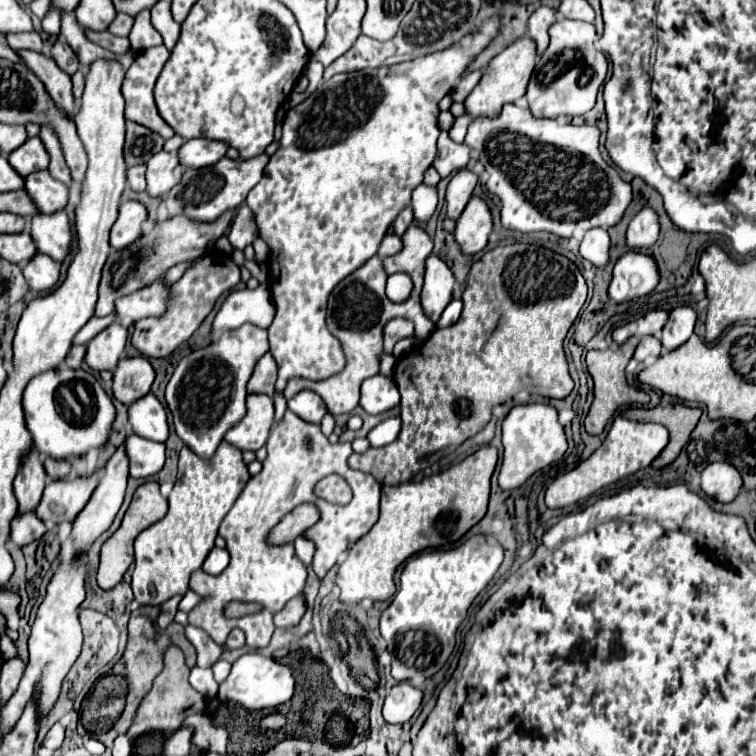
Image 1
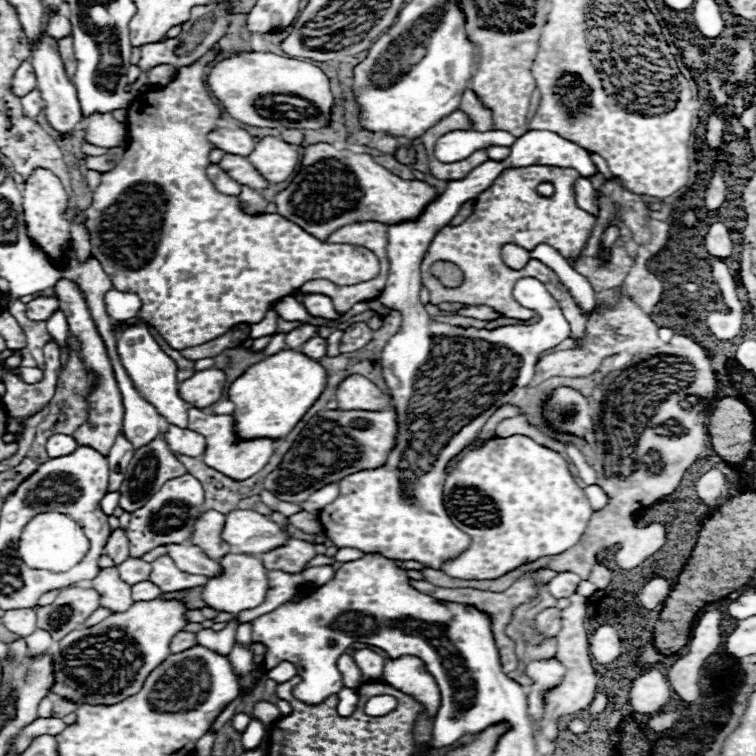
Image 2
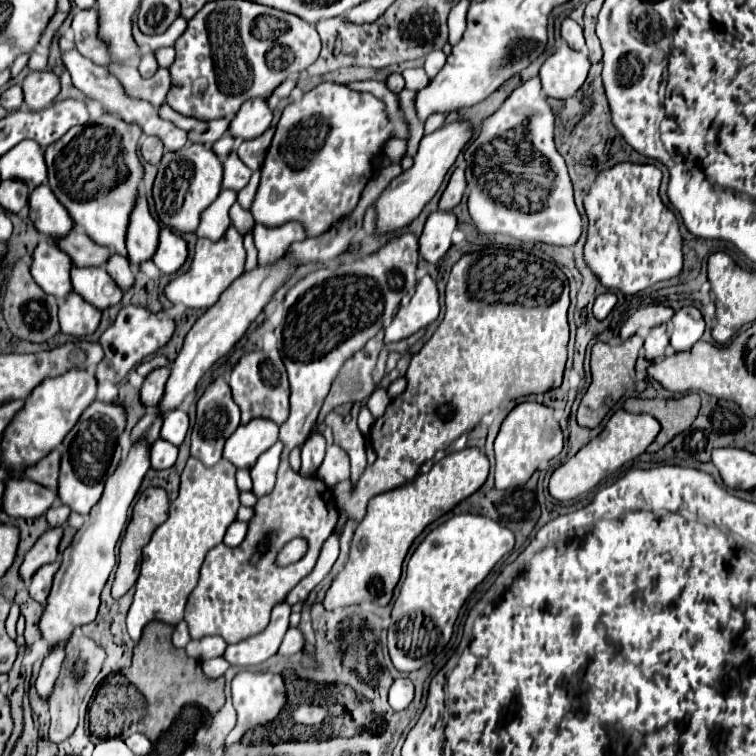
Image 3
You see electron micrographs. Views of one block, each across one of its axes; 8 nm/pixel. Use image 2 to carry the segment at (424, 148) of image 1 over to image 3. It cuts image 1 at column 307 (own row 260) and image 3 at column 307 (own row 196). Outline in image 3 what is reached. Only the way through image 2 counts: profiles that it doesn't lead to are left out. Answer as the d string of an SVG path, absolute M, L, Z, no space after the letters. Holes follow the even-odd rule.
M322 82L318 84L316 88L312 88L310 92L304 94L302 100L298 102L292 102L284 108L278 124L276 124L276 132L274 132L274 138L272 138L272 144L266 152L266 158L264 158L264 164L262 164L262 178L260 178L260 186L258 186L258 194L256 194L256 200L254 200L254 206L252 206L252 216L258 224L264 224L264 226L282 226L286 222L300 222L304 228L306 228L306 236L318 236L318 234L324 234L332 228L332 224L340 222L342 218L346 218L358 204L360 200L360 194L364 190L364 186L368 184L368 180L372 178L374 174L374 160L384 152L384 146L386 142L392 138L392 128L390 128L390 122L388 122L388 112L386 112L386 104L382 100L378 100L376 96L368 94L368 92L356 92L352 88L348 88L346 84L336 84L336 82Z

